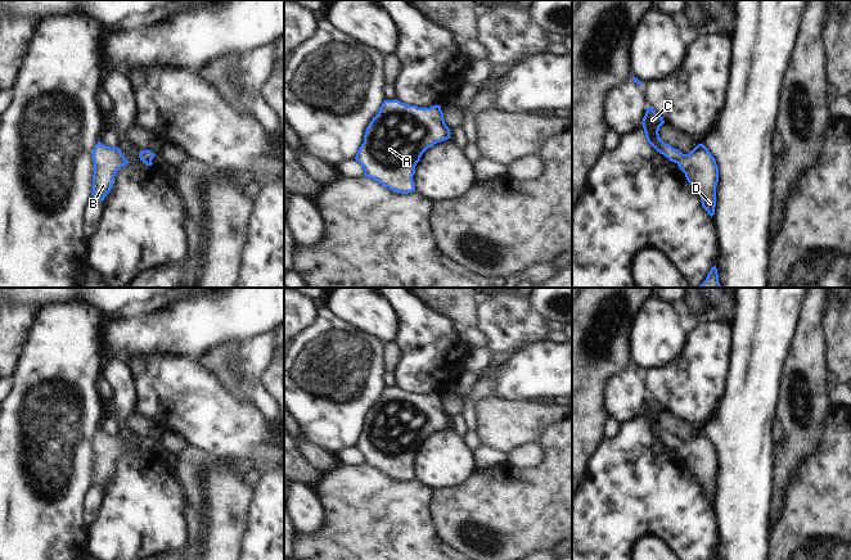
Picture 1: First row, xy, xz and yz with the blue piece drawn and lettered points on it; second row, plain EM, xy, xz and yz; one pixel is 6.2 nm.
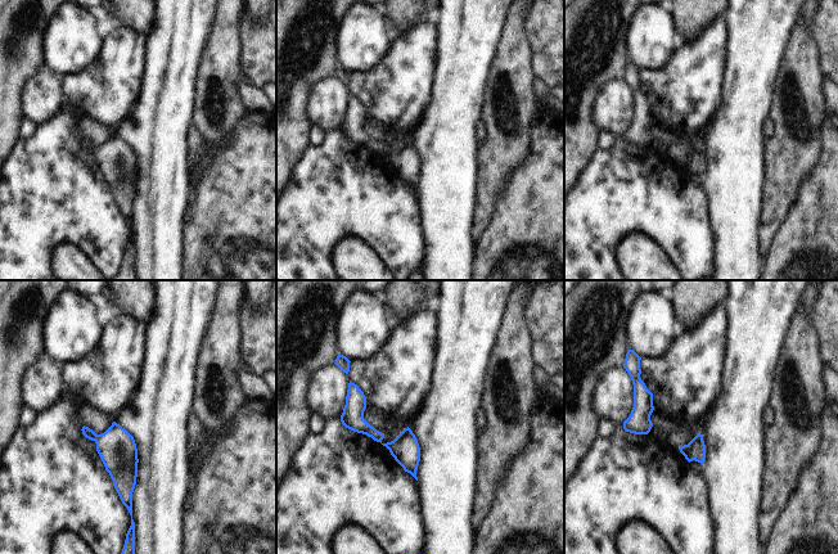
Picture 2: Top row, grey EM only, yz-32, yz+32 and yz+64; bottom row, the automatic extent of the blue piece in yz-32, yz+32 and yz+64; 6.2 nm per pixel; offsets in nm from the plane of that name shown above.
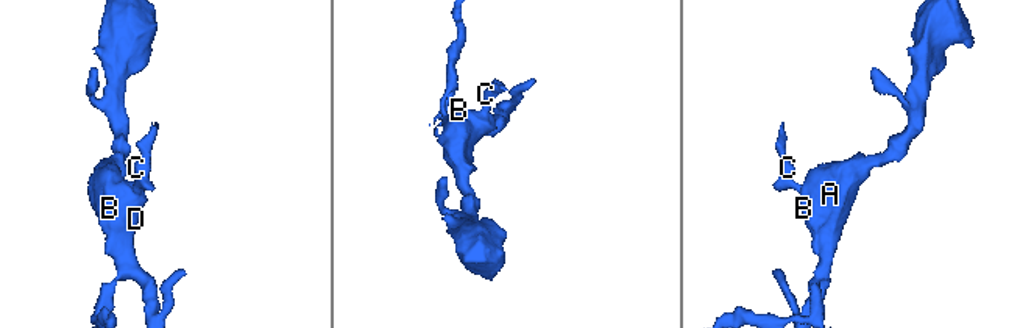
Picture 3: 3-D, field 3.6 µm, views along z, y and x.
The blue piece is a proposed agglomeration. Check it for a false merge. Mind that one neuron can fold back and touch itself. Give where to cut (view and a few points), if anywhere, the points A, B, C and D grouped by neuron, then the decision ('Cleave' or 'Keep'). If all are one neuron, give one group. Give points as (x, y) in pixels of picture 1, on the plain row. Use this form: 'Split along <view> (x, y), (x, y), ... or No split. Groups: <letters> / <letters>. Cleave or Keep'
No split. Groups: A B C D. Keep.

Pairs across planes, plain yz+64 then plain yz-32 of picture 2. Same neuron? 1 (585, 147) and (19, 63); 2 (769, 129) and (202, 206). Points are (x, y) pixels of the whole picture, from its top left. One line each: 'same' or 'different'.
1: same
2: same

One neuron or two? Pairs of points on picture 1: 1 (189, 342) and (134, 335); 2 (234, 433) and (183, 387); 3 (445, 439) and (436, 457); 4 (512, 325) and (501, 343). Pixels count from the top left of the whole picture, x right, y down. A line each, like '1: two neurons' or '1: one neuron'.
1: one neuron
2: one neuron
3: one neuron
4: one neuron

